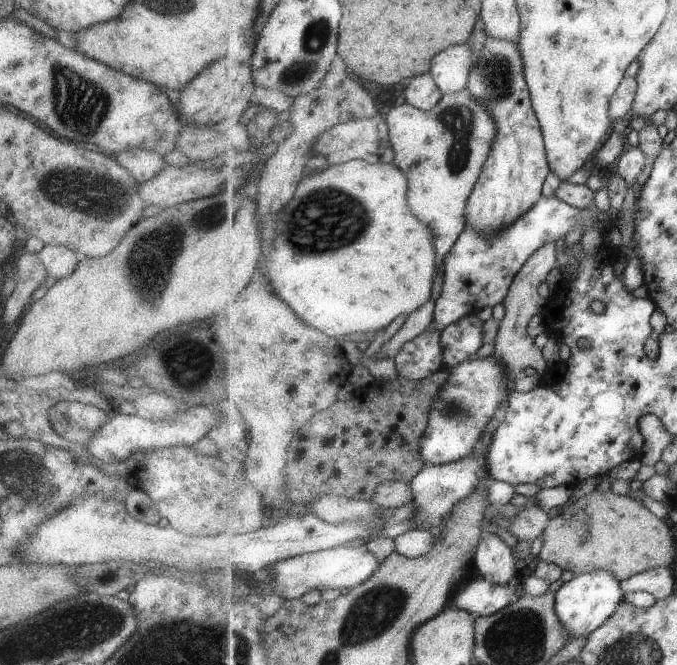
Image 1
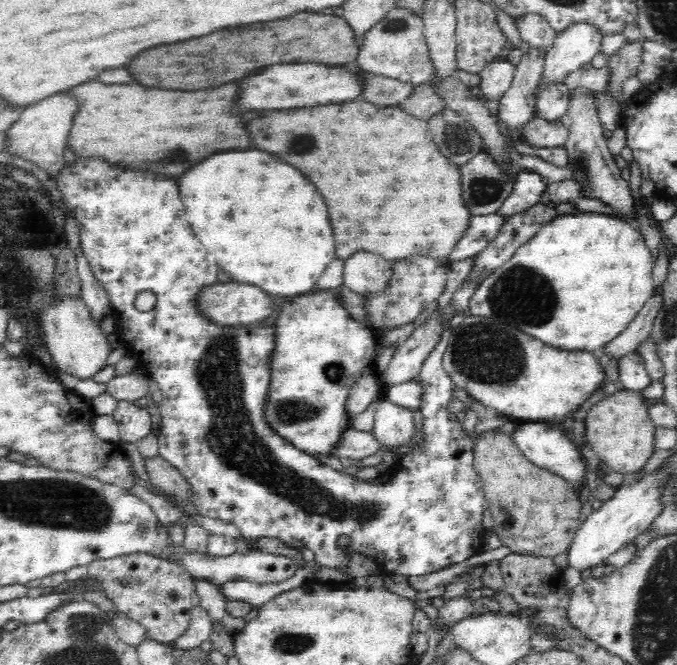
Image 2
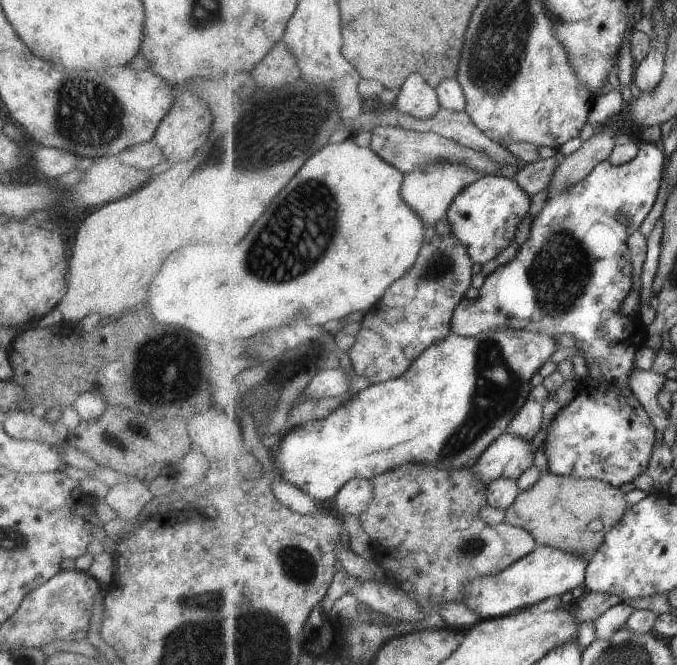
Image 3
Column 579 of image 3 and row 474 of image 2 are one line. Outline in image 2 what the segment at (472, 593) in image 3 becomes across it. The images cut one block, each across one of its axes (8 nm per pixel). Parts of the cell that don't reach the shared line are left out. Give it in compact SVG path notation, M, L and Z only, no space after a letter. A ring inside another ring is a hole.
M546 422L514 423L510 429L513 433L514 444L517 444L532 464L562 477L572 486L578 485L584 478L587 463L580 453L580 447L576 448L576 444L572 441L570 433L551 428Z

